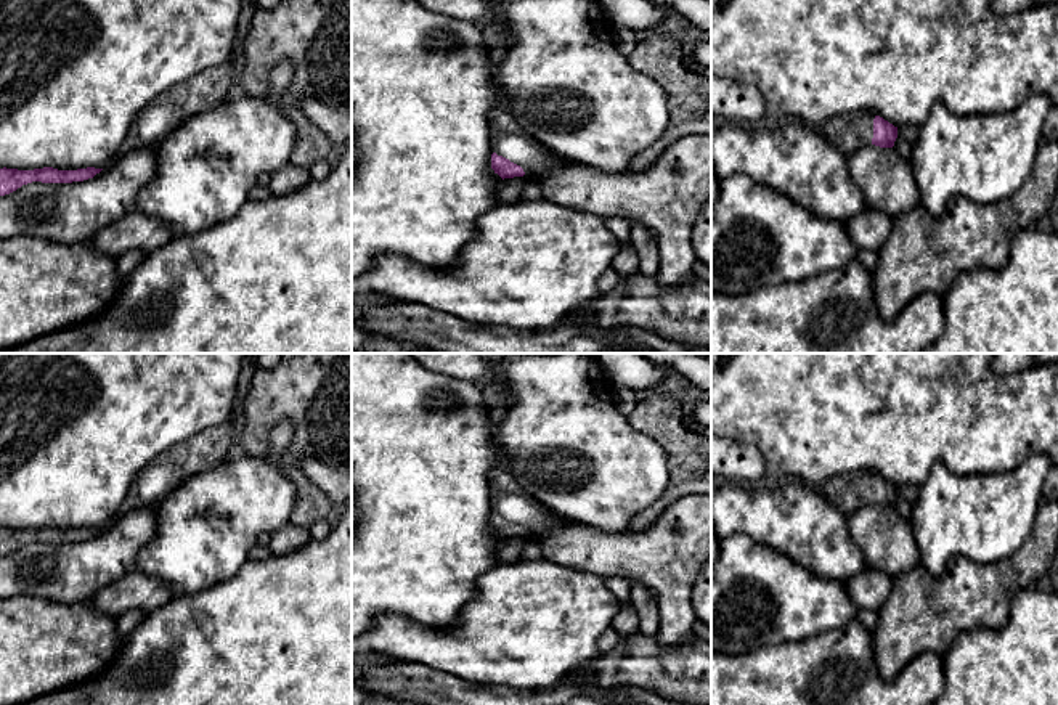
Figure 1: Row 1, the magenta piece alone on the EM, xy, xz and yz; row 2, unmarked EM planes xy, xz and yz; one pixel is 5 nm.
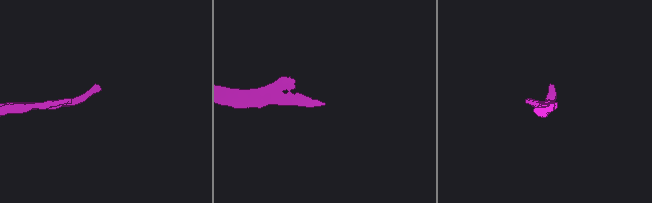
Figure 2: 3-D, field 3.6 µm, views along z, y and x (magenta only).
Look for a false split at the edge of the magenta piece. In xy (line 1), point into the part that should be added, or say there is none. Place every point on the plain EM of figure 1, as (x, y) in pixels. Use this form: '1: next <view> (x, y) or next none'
1: next none

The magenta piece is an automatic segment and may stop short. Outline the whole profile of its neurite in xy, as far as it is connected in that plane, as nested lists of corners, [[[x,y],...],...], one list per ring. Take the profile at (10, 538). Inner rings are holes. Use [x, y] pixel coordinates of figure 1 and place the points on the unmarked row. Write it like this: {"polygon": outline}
{"polygon": [[[53,527],[18,530],[18,528],[0,528],[0,556],[10,554],[22,544],[32,541],[42,543],[72,543],[93,538],[103,528],[87,527],[77,530],[58,530]]]}

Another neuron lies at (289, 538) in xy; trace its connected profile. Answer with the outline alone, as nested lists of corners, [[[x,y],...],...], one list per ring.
[[[287,524],[283,530],[271,536],[268,549],[273,556],[289,554],[297,551],[311,540],[308,528],[300,528]]]

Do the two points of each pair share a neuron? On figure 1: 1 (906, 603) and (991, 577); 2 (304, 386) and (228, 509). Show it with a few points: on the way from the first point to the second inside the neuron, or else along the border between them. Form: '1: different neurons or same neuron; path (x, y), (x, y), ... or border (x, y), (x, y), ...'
1: same neuron; path (927, 603), (954, 603), (970, 596)
2: different neurons; border (286, 418), (272, 429), (265, 453)

